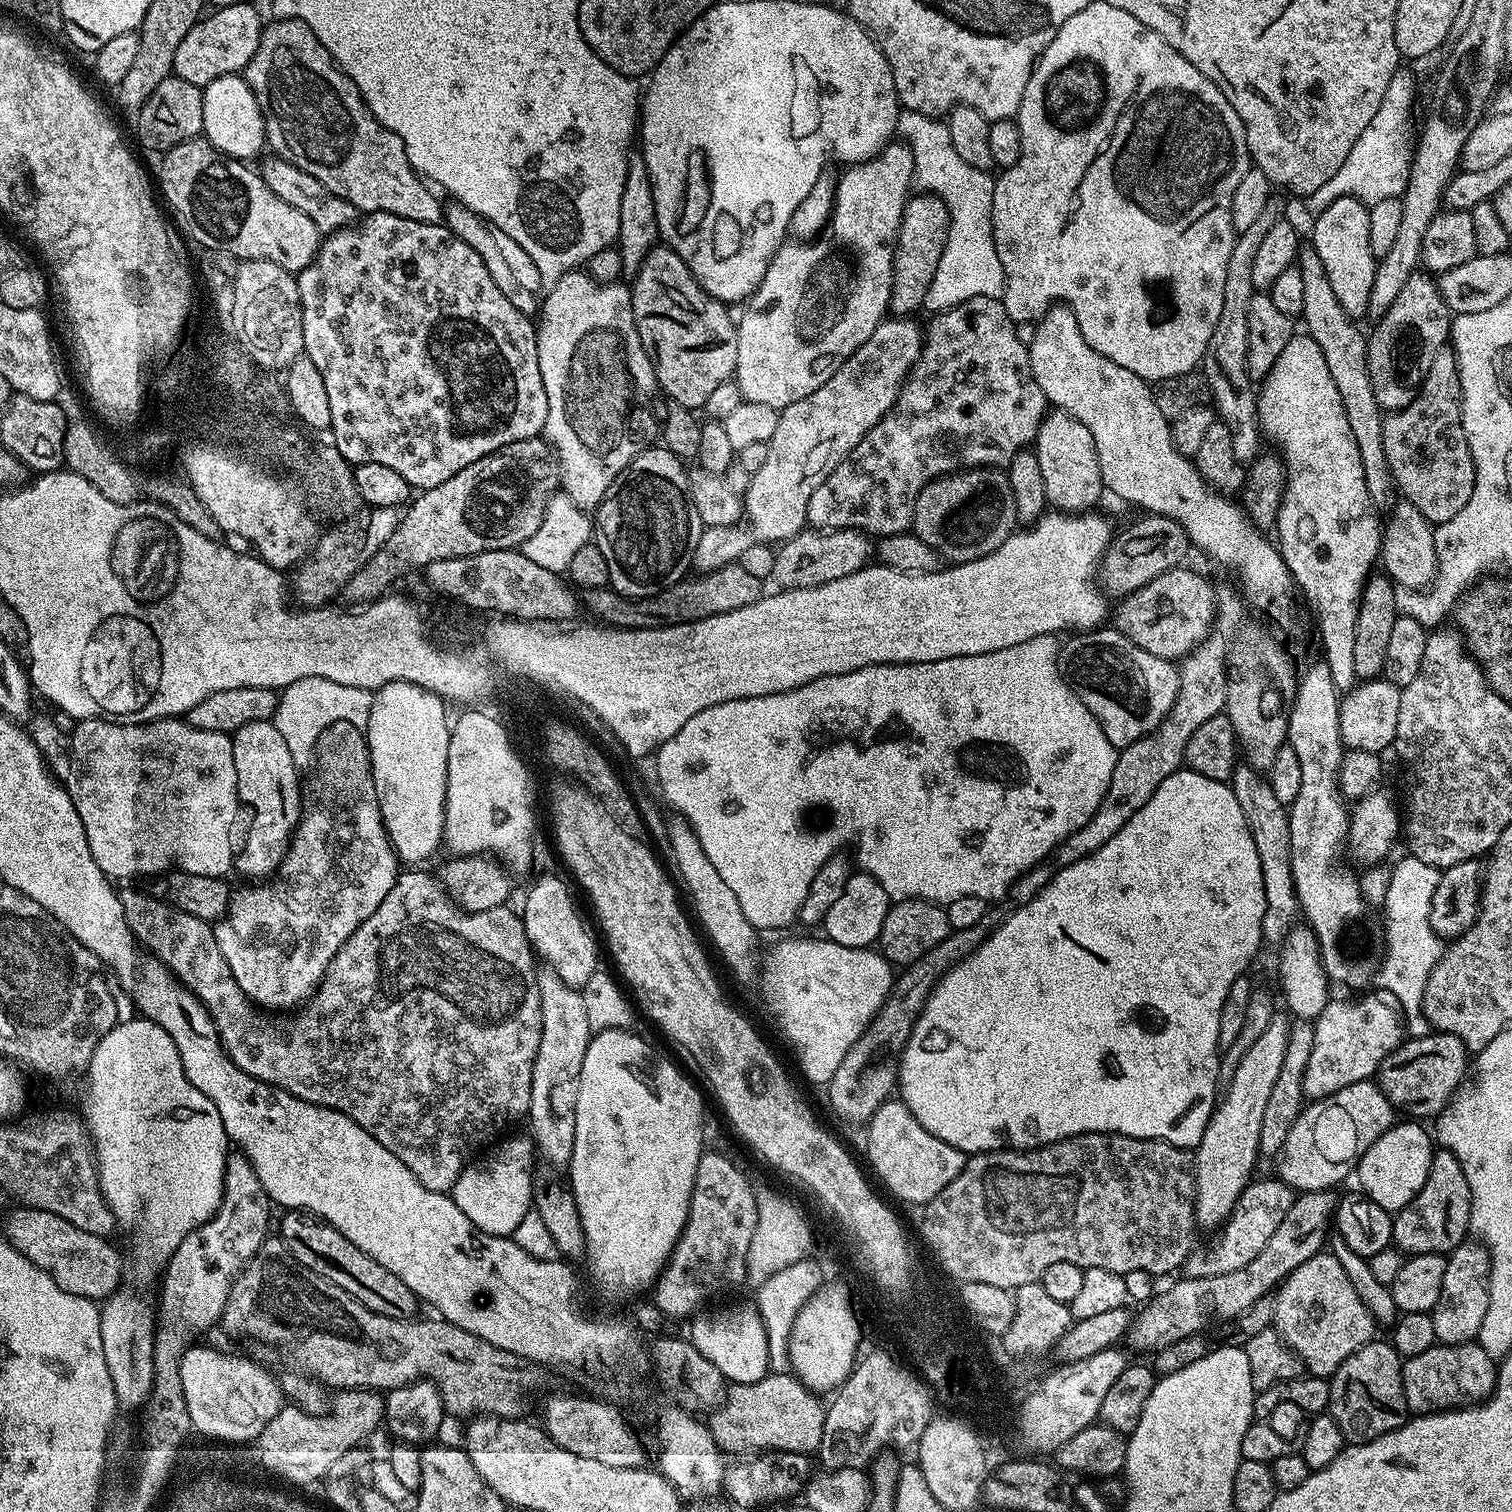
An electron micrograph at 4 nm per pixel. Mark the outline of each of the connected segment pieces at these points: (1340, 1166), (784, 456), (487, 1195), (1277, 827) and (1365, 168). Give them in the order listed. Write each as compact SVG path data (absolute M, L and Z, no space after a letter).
M1372 1080L1354 1082L1354 1086L1346 1086L1334 1094L1321 1100L1313 1100L1301 1108L1300 1117L1290 1126L1290 1134L1284 1143L1284 1151L1279 1157L1279 1179L1283 1180L1289 1188L1297 1193L1302 1192L1327 1192L1335 1189L1335 1184L1340 1184L1348 1175L1353 1175L1354 1169L1359 1165L1361 1156L1386 1130L1394 1123L1394 1106L1386 1098L1379 1083Z
M907 316L886 318L876 327L874 334L866 338L861 348L841 366L830 378L830 382L822 382L814 394L806 394L798 402L786 406L780 412L778 427L768 440L769 453L766 462L759 467L758 472L752 474L749 486L742 493L742 516L735 524L704 528L698 538L698 546L692 555L692 563L697 569L712 572L726 564L739 561L742 550L755 544L775 545L797 536L805 531L808 524L808 507L810 498L814 498L814 490L818 490L820 481L826 479L839 464L848 457L862 442L864 435L891 412L904 387L911 371L920 359L920 351L925 346L926 336L915 324L915 319Z
M528 1138L503 1140L489 1147L475 1162L466 1165L450 1195L458 1210L462 1210L462 1214L466 1214L466 1218L470 1218L470 1222L474 1222L476 1228L481 1228L491 1236L511 1237L518 1222L526 1218L534 1204L531 1172L534 1144Z
M1247 766L1237 767L1232 773L1230 784L1232 793L1242 806L1242 814L1246 818L1246 826L1254 838L1254 850L1258 850L1258 862L1262 866L1262 882L1264 883L1265 910L1262 914L1261 941L1265 945L1283 945L1298 920L1296 903L1296 887L1292 878L1292 855L1290 854L1290 826L1285 805L1274 798L1274 790L1261 773Z
M1407 67L1397 68L1394 78L1390 78L1386 98L1382 106L1378 106L1378 114L1374 114L1374 118L1370 118L1370 126L1362 130L1358 142L1354 142L1354 150L1350 150L1346 162L1342 162L1338 174L1334 174L1330 182L1310 197L1311 203L1323 206L1340 196L1354 196L1371 206L1382 202L1382 198L1403 197L1410 171L1408 119L1412 116L1412 99L1416 96L1416 80Z

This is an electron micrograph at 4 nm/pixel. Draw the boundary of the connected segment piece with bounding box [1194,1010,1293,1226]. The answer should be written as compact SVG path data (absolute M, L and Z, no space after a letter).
M1284 1010L1273 1011L1270 1024L1246 1051L1233 1081L1223 1089L1222 1099L1212 1111L1210 1122L1194 1149L1194 1171L1196 1173L1196 1202L1194 1211L1202 1225L1221 1225L1234 1210L1242 1190L1253 1179L1252 1167L1260 1156L1262 1114L1266 1114L1266 1102L1278 1082L1278 1073L1286 1058L1286 1042L1290 1038L1293 1021Z

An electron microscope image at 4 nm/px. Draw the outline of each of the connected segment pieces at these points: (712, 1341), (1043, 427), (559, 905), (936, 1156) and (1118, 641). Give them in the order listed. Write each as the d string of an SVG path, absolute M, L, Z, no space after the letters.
M724 1308L721 1312L712 1312L709 1316L700 1314L691 1321L692 1345L724 1376L725 1381L732 1384L756 1384L764 1376L769 1375L767 1350L767 1334L757 1309Z
M1052 410L1045 415L1040 423L1034 441L1034 451L1038 458L1038 466L1042 470L1042 482L1046 486L1046 498L1053 509L1065 514L1084 514L1100 500L1100 492L1105 491L1102 474L1098 466L1096 443L1082 426L1082 422L1075 420L1069 412Z
M540 876L532 884L522 911L524 929L533 951L544 958L543 963L566 982L566 986L580 990L598 971L596 964L596 940L588 933L568 888L556 876Z
M889 1098L867 1121L868 1160L876 1171L876 1176L897 1196L908 1204L923 1206L932 1201L964 1168L965 1153L954 1146L934 1138L910 1114L903 1100Z
M1104 626L1099 630L1088 630L1083 634L1076 634L1069 644L1065 643L1060 649L1060 676L1070 686L1072 693L1098 718L1098 726L1102 726L1102 734L1110 738L1110 742L1117 750L1138 742L1138 738L1151 736L1156 727L1168 717L1168 711L1174 706L1178 698L1180 673L1177 665L1170 660L1163 660L1146 650L1142 646L1134 646L1130 638L1126 638L1119 630Z

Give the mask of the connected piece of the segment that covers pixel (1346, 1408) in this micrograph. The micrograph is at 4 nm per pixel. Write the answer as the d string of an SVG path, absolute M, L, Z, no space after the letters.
M1374 1338L1366 1346L1354 1350L1342 1366L1330 1378L1330 1402L1326 1409L1327 1415L1333 1416L1342 1430L1348 1444L1365 1444L1395 1428L1401 1428L1409 1419L1410 1409L1406 1402L1404 1389L1404 1365L1402 1357L1392 1349L1391 1343Z

